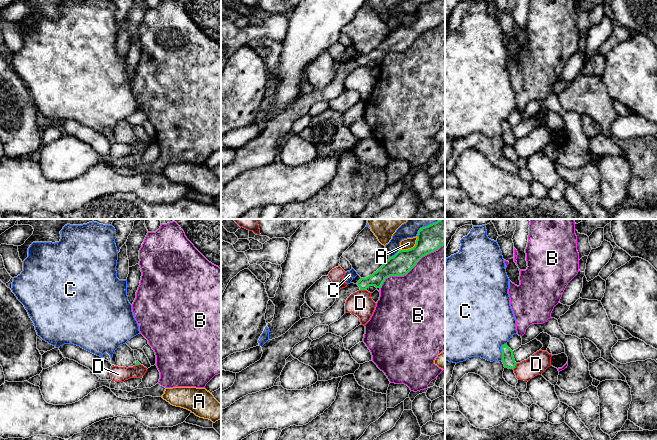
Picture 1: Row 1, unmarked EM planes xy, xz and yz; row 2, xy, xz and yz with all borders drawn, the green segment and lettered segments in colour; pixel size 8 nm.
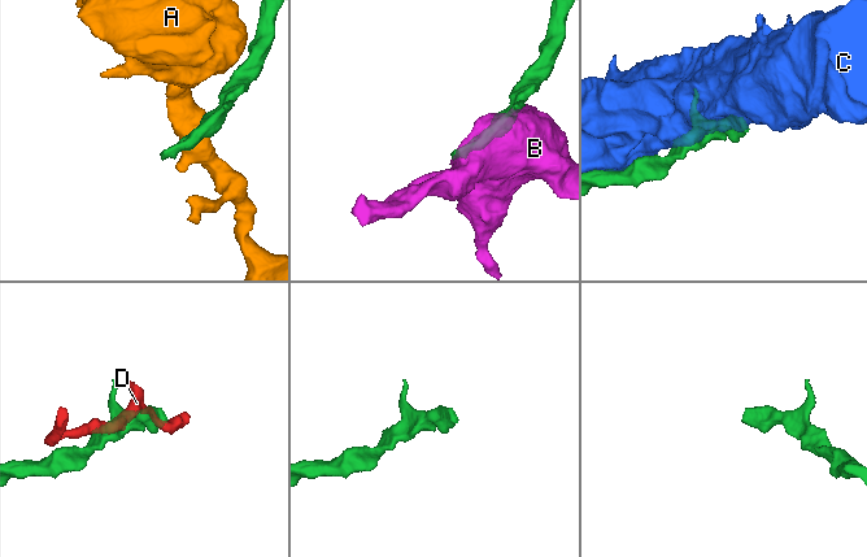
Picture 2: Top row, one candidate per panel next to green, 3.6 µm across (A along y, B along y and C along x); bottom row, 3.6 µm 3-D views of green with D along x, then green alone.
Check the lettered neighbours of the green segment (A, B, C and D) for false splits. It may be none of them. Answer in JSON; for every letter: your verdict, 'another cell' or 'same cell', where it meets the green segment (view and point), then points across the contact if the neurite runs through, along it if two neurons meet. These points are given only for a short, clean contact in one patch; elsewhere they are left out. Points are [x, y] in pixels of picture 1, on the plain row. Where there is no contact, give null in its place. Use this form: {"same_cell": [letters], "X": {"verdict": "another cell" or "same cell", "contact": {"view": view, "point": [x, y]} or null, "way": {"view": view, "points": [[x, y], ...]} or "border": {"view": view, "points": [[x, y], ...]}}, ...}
{"same_cell": [], "A": {"verdict": "another cell", "contact": {"view": "xz", "point": [411, 24]}}, "B": {"verdict": "another cell", "contact": {"view": "xz", "point": [410, 45]}}, "C": {"verdict": "another cell", "contact": {"view": "yz", "point": [501, 127]}}, "D": {"verdict": "another cell", "contact": {"view": "yz", "point": [515, 141]}, "border": {"view": "yz", "points": [[517, 139], [513, 145]]}}}

